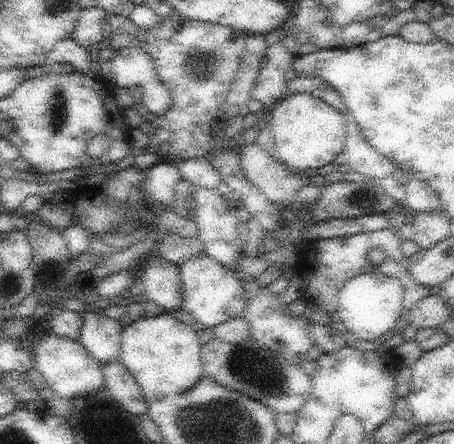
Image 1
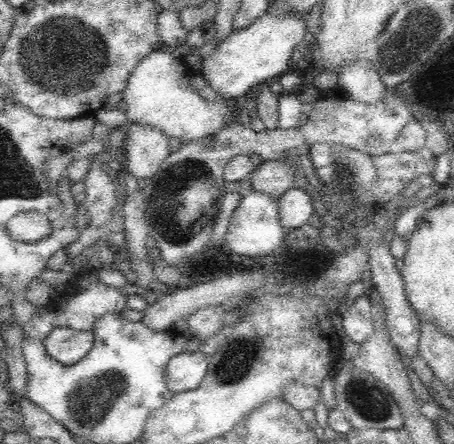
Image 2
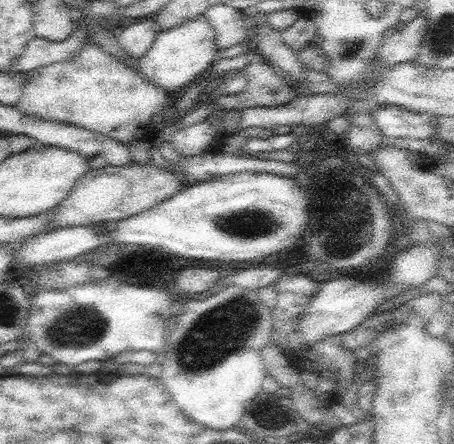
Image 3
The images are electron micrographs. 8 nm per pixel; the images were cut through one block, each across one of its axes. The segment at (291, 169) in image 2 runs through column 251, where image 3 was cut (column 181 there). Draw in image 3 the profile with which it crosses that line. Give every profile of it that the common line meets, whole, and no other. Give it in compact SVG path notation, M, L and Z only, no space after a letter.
M131 164L127 166L109 166L109 168L101 168L101 170L87 170L87 174L83 174L71 188L71 192L67 194L67 198L63 198L59 202L59 206L55 208L53 218L49 220L45 232L55 232L61 228L77 228L77 226L95 226L95 224L113 224L125 218L131 218L139 212L145 212L165 200L169 200L171 196L175 196L179 192L179 182L185 180L183 174L175 174L173 170L161 172L159 168L155 168L153 164Z

